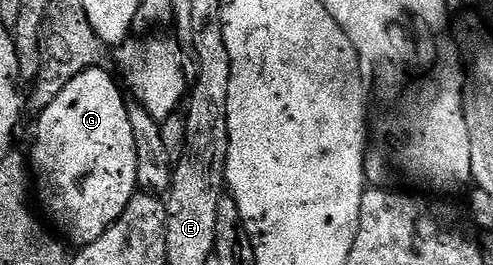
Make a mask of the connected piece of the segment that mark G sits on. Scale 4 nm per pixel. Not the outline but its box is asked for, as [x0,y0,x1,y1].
[31,65,138,245]

